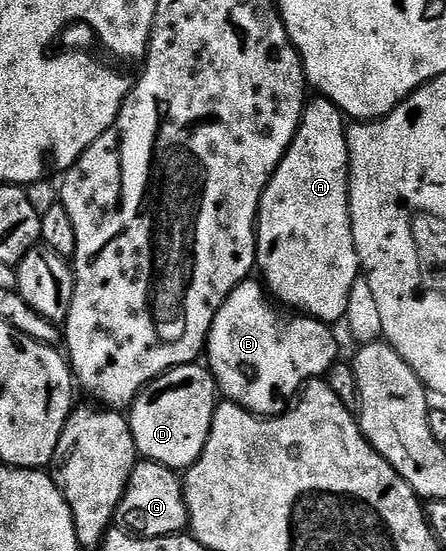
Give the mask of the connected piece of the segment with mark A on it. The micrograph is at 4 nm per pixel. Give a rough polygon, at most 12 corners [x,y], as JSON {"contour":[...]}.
{"contour":[[303,108],[262,191],[256,269],[335,323],[360,276],[348,125]]}

